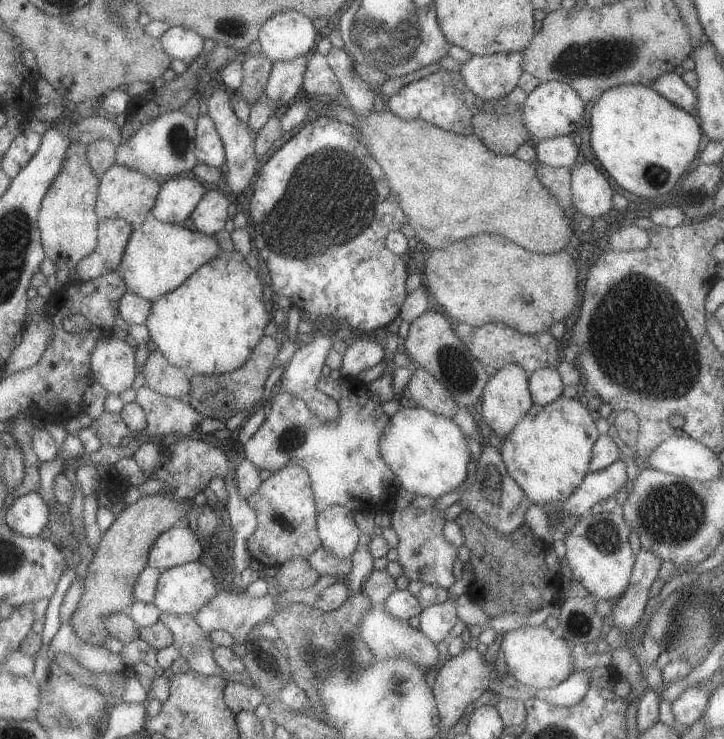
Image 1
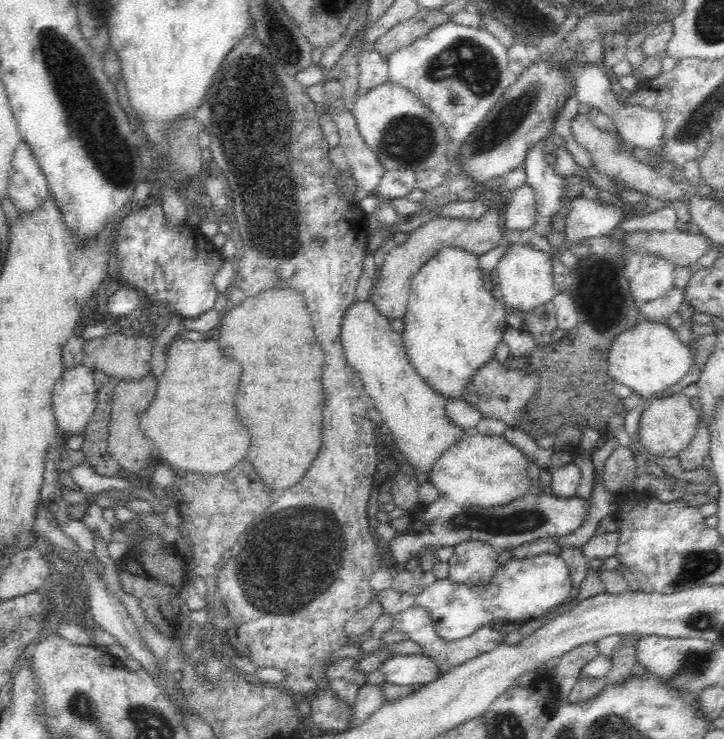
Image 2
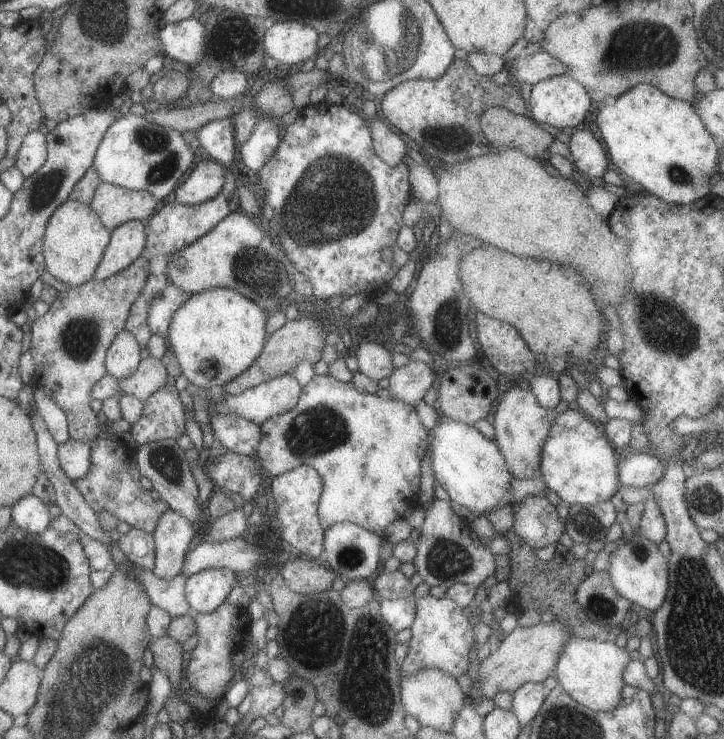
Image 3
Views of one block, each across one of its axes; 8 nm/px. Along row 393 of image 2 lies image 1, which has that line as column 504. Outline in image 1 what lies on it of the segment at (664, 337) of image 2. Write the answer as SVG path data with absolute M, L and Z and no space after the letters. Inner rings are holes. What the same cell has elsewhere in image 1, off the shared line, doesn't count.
M540 620L532 624L521 625L519 628L503 634L499 644L503 652L506 672L509 672L516 682L534 689L548 689L561 684L572 670L571 648L563 638L553 634Z

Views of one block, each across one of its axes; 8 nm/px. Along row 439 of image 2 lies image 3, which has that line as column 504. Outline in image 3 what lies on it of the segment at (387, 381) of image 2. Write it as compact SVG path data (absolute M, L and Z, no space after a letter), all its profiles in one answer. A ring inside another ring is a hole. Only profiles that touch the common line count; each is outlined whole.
M515 386L502 394L493 414L492 425L495 434L493 438L511 476L521 480L541 476L541 472L539 472L541 446L549 434L551 424L555 422L555 415L555 409L543 408L537 402L536 396L533 396L533 393L528 389Z

